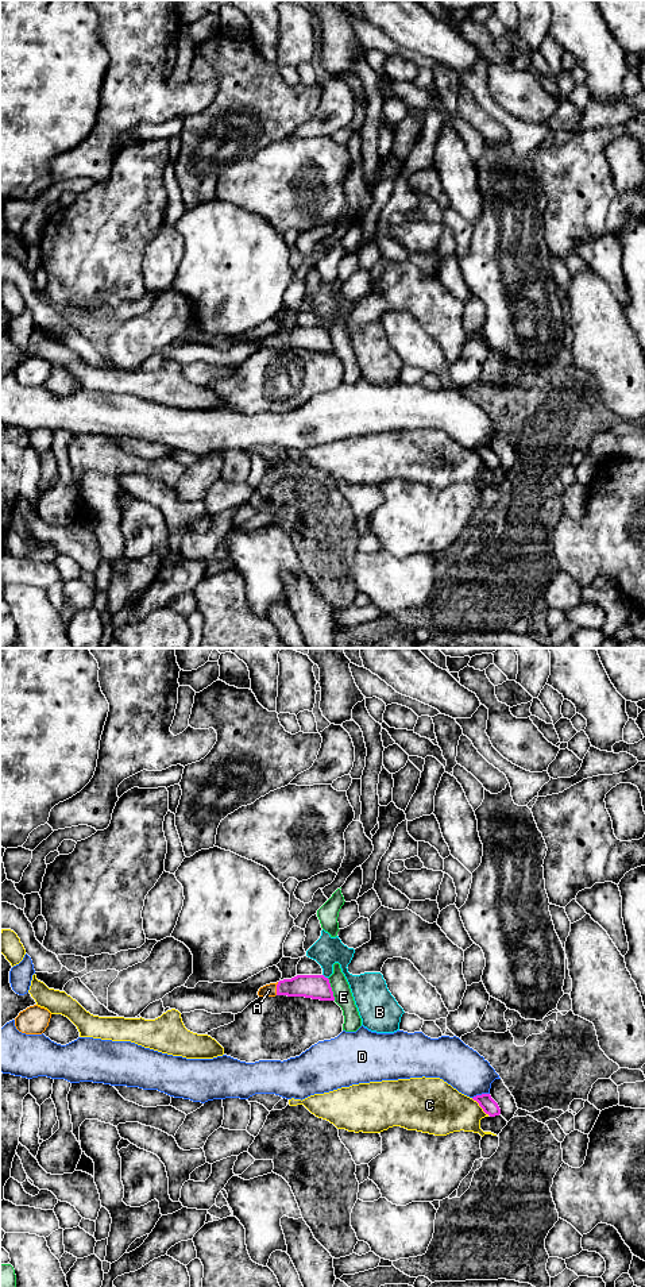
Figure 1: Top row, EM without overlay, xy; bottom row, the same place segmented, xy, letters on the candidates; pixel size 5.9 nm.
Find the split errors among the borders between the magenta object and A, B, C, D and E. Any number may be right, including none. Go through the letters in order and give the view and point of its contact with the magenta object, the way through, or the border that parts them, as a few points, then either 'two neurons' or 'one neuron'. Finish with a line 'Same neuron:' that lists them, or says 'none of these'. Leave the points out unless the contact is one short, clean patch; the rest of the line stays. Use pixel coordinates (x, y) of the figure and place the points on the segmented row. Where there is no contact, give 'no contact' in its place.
A: meets magenta in xy at (277, 989); runs through xy (311, 986), (277, 989), (269, 990); one neuron
B: meets magenta in xy at (324, 977); two neurons
C: meets magenta in xy at (479, 1105); two neurons
D: meets magenta in xy at (482, 1094); two neurons
E: meets magenta in xy at (331, 989); border along xy (327, 978), (335, 1000); two neurons
Same neuron: A

